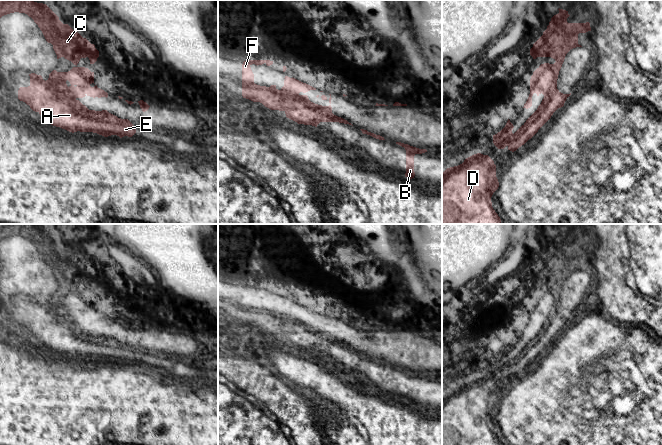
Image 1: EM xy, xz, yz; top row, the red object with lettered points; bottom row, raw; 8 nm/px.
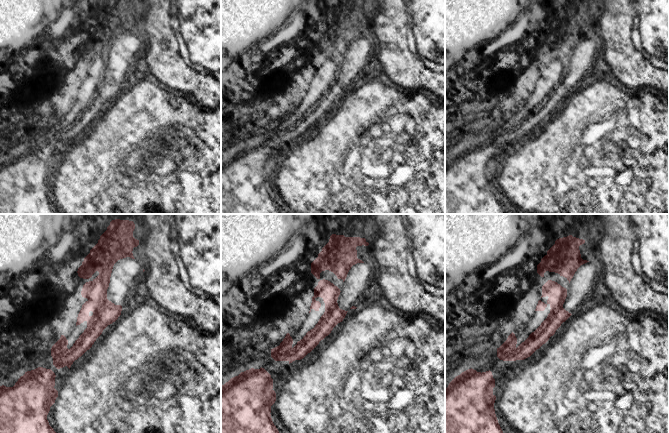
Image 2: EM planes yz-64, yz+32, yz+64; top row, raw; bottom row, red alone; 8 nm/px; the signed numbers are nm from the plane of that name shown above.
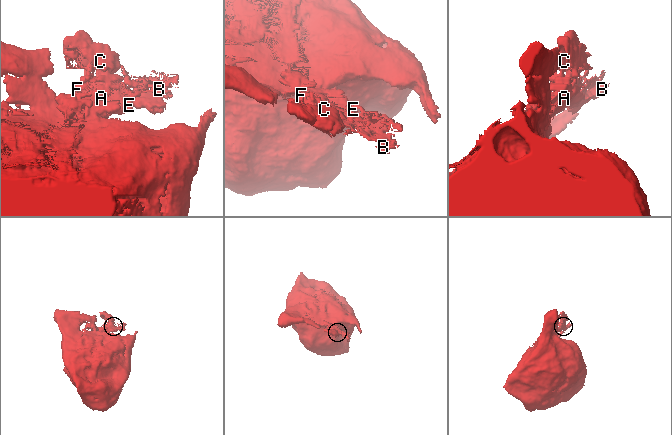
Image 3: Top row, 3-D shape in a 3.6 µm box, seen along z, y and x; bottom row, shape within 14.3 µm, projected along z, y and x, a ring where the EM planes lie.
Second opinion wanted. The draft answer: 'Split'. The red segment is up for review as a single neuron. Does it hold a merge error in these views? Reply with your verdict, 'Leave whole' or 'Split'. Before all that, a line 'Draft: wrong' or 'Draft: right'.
Draft: wrong
Leave whole

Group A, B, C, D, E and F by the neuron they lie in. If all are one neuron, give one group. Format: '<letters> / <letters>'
A B C D E F

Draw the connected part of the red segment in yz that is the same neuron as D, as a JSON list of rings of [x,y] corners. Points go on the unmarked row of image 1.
[[[477,377],[466,382],[462,388],[447,392],[442,397],[442,445],[501,445],[491,426],[498,411],[496,389],[488,379]]]

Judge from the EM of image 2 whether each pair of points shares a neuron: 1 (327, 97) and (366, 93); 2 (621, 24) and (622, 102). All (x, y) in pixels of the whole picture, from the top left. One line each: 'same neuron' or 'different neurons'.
1: different neurons
2: different neurons

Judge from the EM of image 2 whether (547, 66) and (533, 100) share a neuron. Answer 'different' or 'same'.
different

